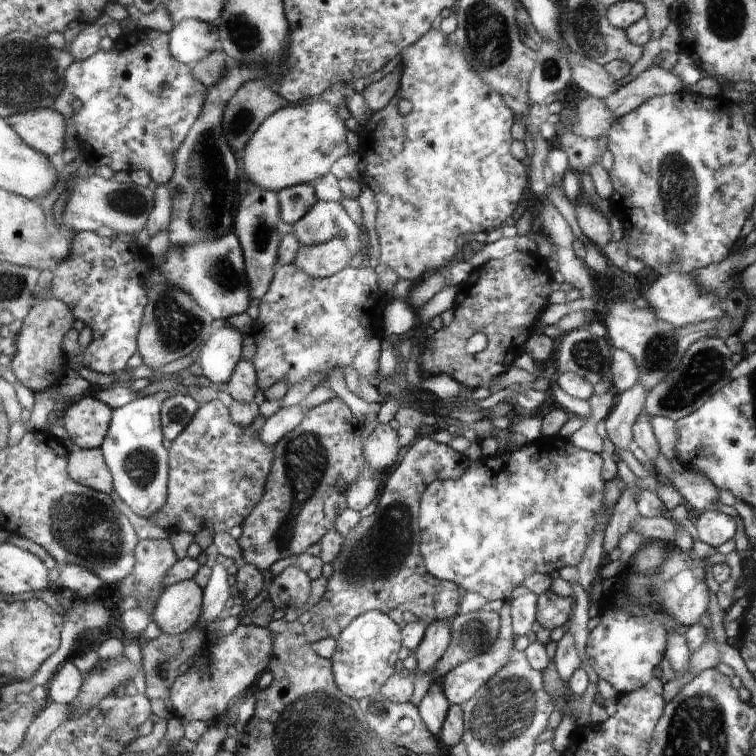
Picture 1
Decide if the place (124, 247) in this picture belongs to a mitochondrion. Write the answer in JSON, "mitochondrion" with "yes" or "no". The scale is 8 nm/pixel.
{"mitochondrion":"no"}

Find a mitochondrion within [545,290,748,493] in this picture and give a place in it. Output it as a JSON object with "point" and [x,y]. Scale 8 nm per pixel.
{"point":[706,368]}

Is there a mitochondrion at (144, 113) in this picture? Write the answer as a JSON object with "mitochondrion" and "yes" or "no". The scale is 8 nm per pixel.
{"mitochondrion":"no"}

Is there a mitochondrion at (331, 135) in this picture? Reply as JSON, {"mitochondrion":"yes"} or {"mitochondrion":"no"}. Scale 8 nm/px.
{"mitochondrion":"no"}

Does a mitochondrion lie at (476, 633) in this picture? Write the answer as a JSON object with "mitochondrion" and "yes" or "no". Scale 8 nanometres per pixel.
{"mitochondrion":"yes"}

